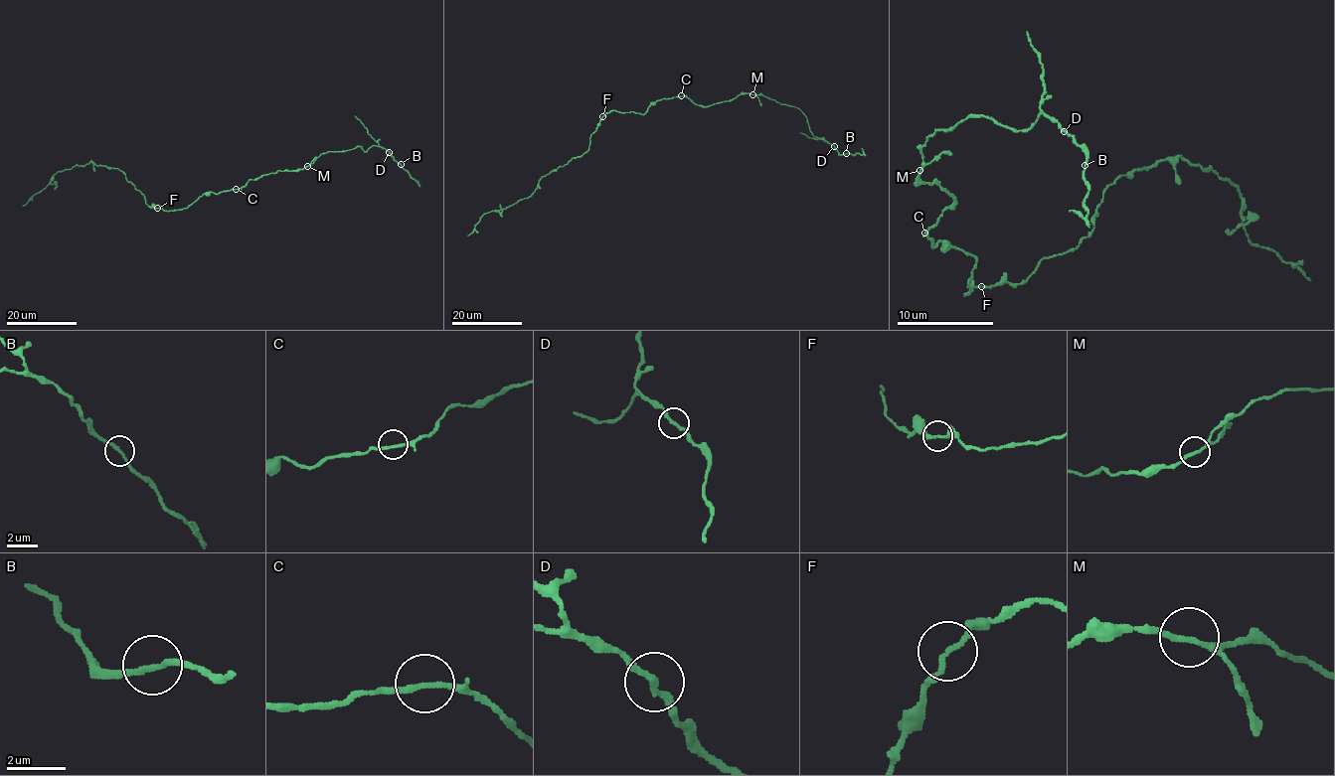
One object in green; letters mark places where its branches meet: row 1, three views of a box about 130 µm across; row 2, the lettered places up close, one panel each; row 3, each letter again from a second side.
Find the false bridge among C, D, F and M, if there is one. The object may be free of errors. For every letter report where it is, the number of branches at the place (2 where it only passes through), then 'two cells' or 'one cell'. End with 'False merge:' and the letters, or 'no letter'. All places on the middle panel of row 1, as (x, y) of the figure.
C: at (681, 95); 2 branches meet; one cell
D: at (834, 146); 2 branches meet; one cell
F: at (602, 116); 2 branches meet; one cell
M: at (752, 94); 2 branches meet; one cell
False merge: no letter

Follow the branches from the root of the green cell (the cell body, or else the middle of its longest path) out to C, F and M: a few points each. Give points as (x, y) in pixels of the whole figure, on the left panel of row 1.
C: (206, 194), (236, 189)
F: (206, 194), (184, 209), (164, 211), (157, 208)
M: (206, 194), (242, 189), (250, 180), (278, 170), (294, 171), (307, 166)

